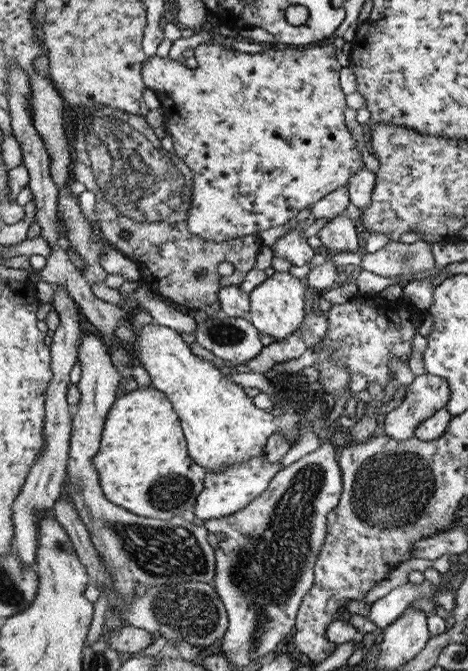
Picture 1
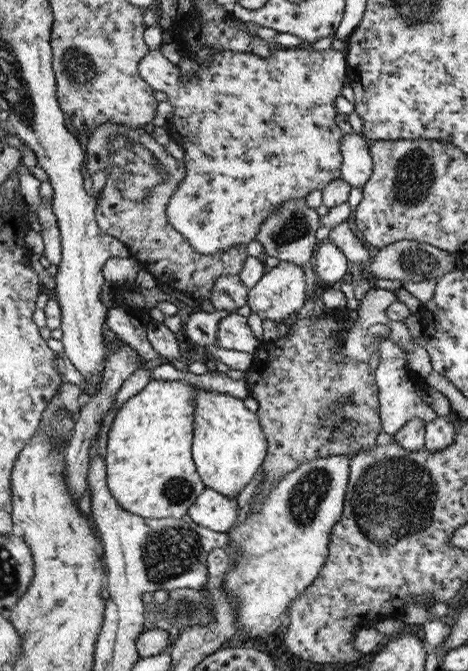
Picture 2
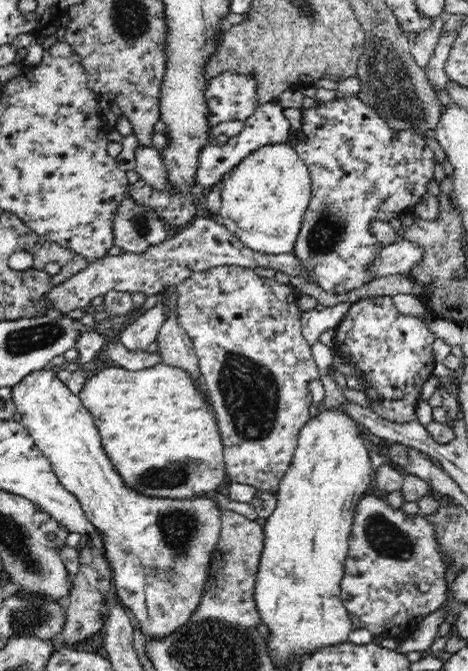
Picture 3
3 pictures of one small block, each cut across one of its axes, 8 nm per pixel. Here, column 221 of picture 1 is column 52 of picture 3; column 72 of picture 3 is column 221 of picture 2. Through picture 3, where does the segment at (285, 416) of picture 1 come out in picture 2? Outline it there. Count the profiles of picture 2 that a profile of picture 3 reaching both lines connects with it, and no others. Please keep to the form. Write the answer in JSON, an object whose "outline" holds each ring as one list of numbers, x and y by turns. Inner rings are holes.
{"outline":[[190,384,194,388,194,413,193,413,193,431,191,431,191,442,193,442,193,446,191,446,190,456,193,460,194,467,196,468,196,473,200,476,201,483,204,487,209,488,221,495,223,497,227,497,231,499,231,497,237,497,238,493,240,493,245,485,249,484,249,481,253,476,255,476,255,472,259,470,259,467,262,466,264,457,266,456,267,451,267,442,265,436,263,435,263,429,261,429,261,425,259,425,259,421,257,421,256,413,249,411,244,405,241,399,231,397,230,395,226,395,225,393,219,393,216,391,208,391,207,389,199,388,196,385]]}

